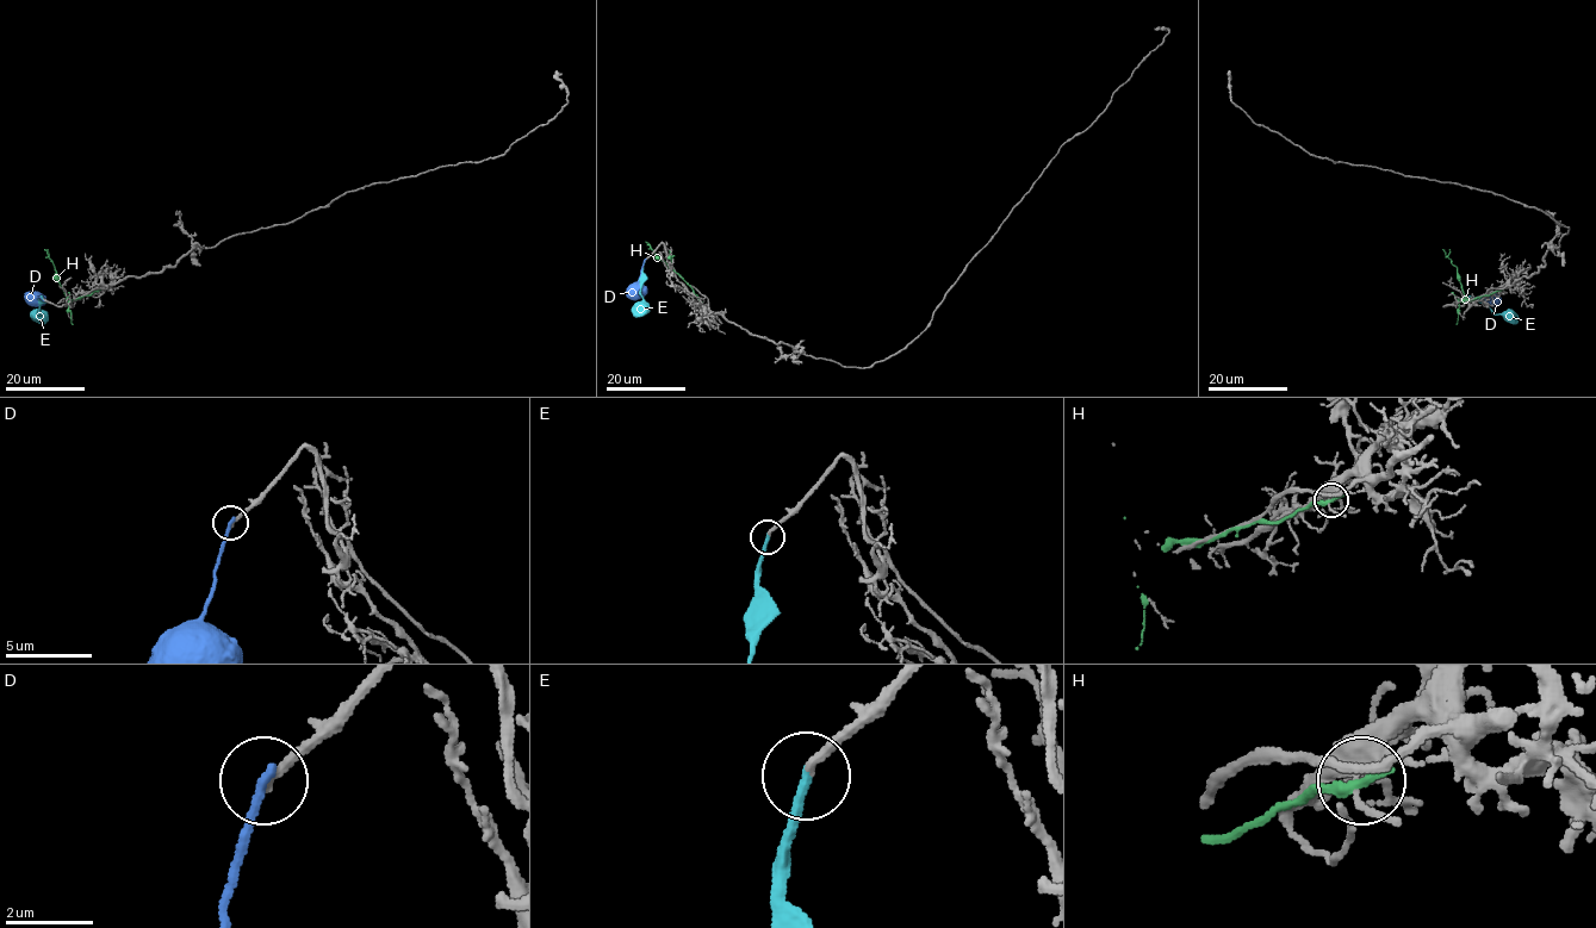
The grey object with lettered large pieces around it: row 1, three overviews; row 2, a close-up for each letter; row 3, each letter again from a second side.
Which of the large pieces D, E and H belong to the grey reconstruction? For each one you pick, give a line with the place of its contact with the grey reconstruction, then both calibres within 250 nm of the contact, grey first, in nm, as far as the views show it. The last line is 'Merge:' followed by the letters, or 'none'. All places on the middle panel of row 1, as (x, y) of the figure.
E: (645, 261) | 240/280 nm
Merge: E

